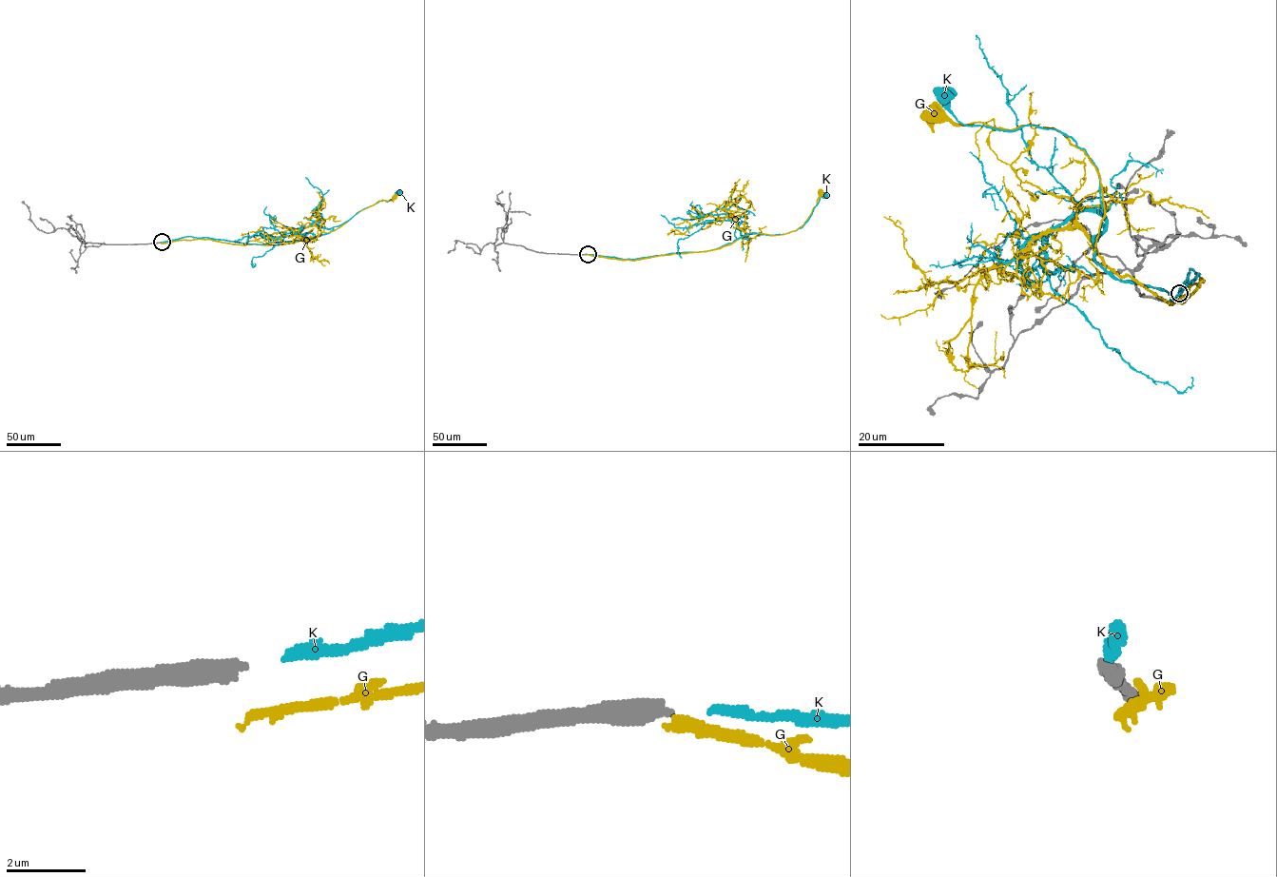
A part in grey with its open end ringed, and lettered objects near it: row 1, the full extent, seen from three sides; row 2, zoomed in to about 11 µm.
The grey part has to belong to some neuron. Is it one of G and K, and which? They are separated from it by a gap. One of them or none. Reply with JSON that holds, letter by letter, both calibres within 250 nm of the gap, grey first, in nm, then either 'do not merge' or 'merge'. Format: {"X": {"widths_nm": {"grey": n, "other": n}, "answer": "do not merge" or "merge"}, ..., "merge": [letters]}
{"G": {"widths_nm": {"grey": 380, "other": 280}, "answer": "do not merge"}, "K": {"widths_nm": {"grey": 380, "other": 240}, "answer": "merge"}, "merge": ["K"]}

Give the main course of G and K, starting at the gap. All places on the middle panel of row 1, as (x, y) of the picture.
G: (588, 254), (636, 260), (720, 248), (748, 233), (784, 234), (804, 223), (821, 192)
K: (589, 254), (634, 259), (711, 250), (748, 234), (787, 233), (801, 228), (823, 194)

